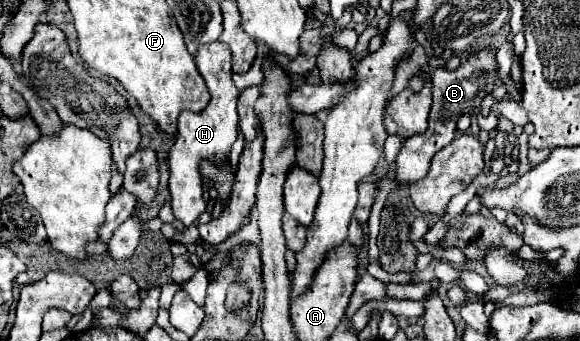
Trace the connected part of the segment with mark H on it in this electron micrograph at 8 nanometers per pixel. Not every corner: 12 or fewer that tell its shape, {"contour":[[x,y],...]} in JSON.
{"contour":[[232,52],[194,54],[212,96],[182,112],[170,150],[172,210],[190,226],[204,210],[200,160],[224,162],[238,136]]}

